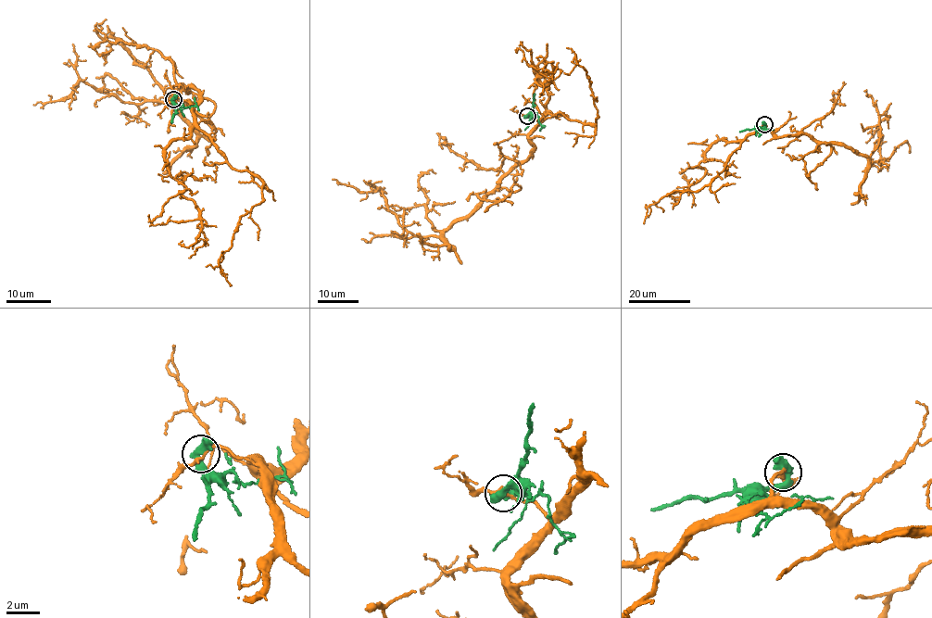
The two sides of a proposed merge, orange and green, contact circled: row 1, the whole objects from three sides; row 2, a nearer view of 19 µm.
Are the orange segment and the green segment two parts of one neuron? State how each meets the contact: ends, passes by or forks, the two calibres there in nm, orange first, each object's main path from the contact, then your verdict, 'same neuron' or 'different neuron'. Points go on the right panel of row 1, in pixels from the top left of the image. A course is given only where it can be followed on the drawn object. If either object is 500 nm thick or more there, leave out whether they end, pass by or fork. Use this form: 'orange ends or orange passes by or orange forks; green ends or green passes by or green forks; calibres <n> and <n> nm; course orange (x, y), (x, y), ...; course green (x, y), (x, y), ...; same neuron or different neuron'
orange passes by; green passes by; calibres 190 and 480 nm; course orange (763, 125), (762, 130), (774, 135), (805, 134), (841, 144), (871, 164), (881, 159), (877, 130), (883, 136); course green (764, 124), (757, 131), (762, 133), (768, 130); different neuron

